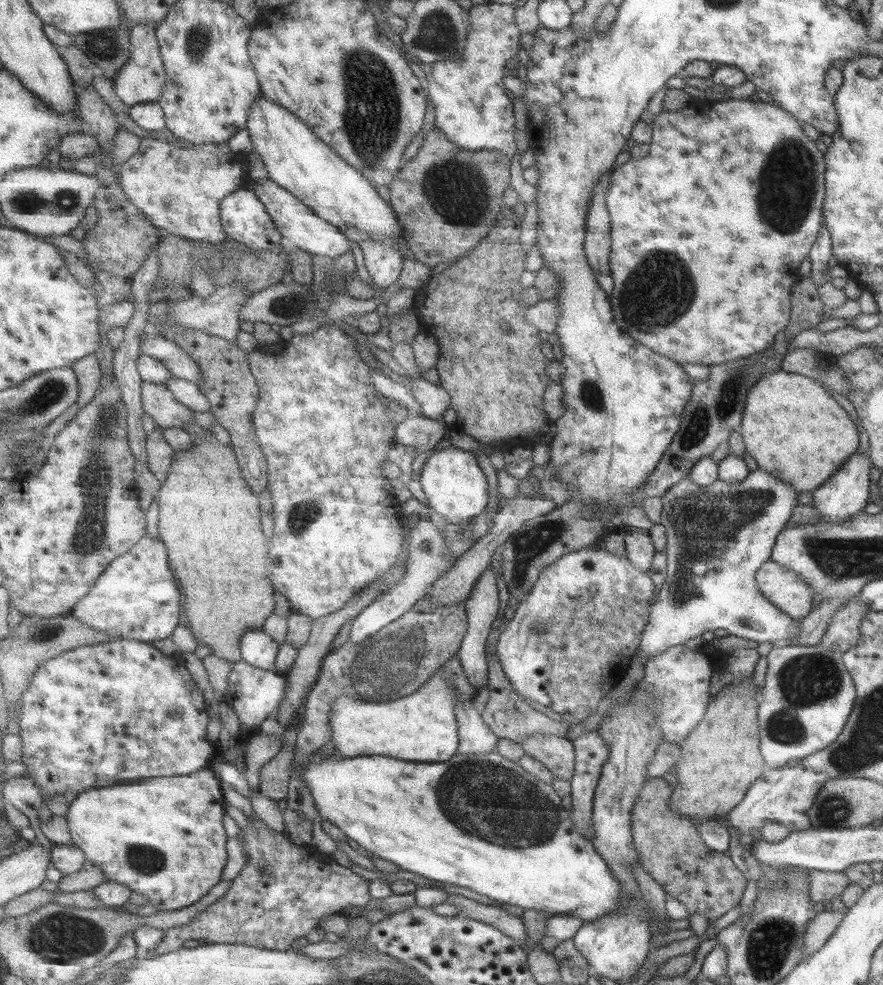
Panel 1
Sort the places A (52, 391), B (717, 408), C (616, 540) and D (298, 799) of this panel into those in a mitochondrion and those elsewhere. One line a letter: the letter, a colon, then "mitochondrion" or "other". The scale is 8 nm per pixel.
A: mitochondrion
B: mitochondrion
C: other
D: other

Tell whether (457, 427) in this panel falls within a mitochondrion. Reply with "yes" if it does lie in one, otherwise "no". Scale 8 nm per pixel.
no

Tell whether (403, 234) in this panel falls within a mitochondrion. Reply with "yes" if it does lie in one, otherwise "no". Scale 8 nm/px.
no

